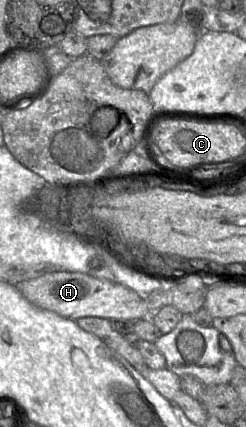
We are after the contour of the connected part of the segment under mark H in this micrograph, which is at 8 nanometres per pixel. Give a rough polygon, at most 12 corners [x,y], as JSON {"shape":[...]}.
{"shape":[[52,272],[21,283],[33,305],[75,321],[151,318],[122,284]]}

